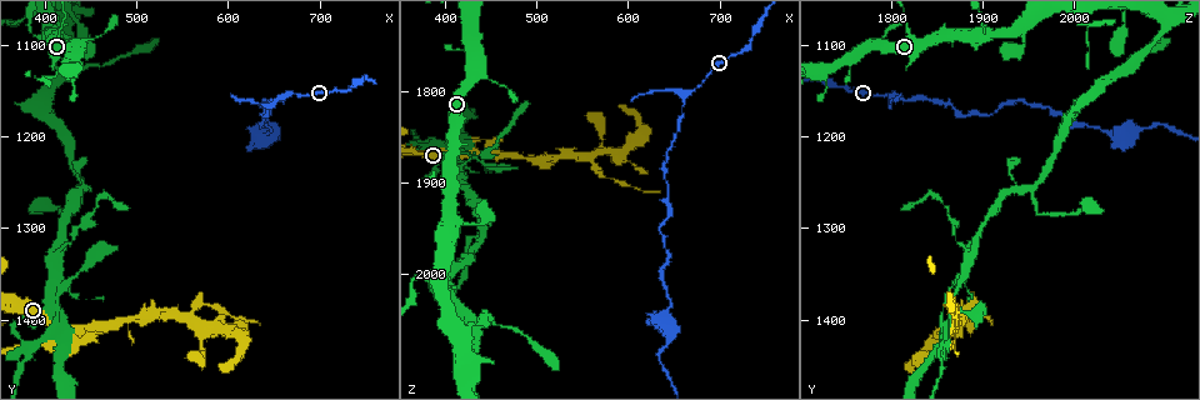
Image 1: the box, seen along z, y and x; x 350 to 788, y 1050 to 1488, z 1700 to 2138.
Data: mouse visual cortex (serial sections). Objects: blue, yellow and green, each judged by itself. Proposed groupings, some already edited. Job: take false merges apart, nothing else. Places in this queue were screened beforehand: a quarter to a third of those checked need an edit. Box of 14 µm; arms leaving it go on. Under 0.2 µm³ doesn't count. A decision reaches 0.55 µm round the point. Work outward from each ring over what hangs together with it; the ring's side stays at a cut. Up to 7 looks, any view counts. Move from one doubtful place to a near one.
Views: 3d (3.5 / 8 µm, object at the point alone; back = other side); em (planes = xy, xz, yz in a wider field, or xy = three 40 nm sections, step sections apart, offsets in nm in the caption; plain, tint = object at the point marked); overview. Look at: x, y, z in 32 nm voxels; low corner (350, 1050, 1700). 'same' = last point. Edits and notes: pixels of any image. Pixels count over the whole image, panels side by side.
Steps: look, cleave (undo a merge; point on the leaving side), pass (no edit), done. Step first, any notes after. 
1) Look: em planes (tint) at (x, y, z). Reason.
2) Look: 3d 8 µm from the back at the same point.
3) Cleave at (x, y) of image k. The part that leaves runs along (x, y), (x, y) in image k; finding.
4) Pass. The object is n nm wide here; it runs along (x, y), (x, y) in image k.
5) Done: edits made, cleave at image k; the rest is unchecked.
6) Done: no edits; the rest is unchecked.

Look: 3d 3.5 µm at (640, 1180, 1875). Sharp bend.

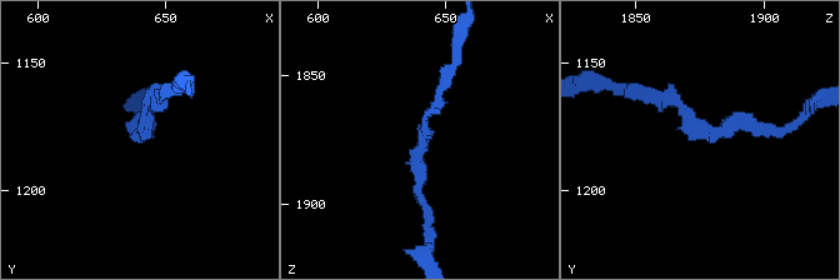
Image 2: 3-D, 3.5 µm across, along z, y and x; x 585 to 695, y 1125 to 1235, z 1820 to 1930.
Look: em xy step 2 (tint) at (641, 1178, 1875). The arms are 150, 150 nm wide.

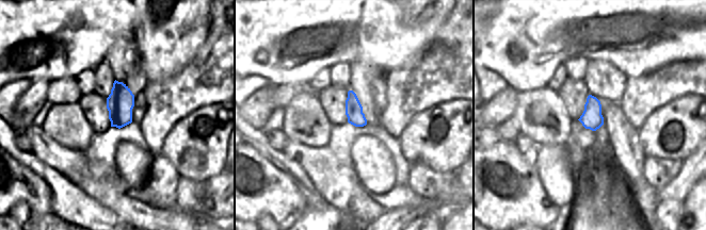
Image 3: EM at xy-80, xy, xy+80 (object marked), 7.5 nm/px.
Pass. It runs along (644, 93), (675, 96), (701, 135), (771, 128) in image 2; continuous, no second cell.

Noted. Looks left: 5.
Look: 3d 3.5 µm at (640, 1205, 2050). Sharp bend.

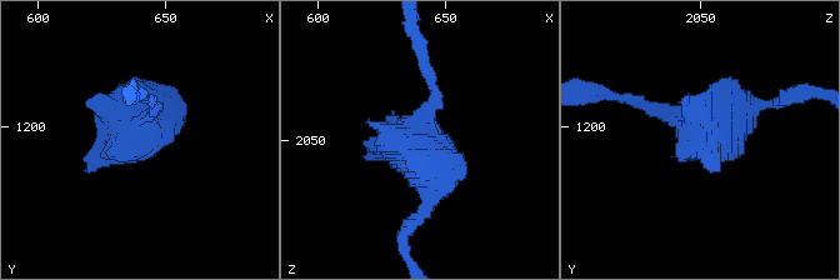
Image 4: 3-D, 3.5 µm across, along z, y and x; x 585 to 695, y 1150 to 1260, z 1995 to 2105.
Look: em planes (tint) at (639, 1202, 2049).

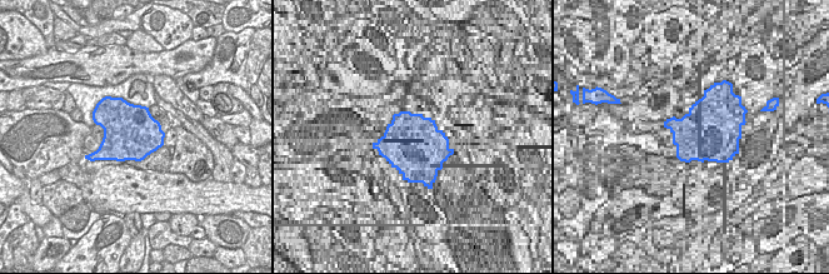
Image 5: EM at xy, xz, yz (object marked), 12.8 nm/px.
Look: em xy step 2 (tint) at the same point.

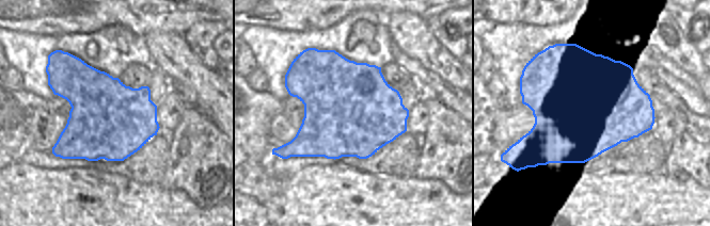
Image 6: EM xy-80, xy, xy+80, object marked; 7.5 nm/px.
Pass. It runs along (428, 74), (424, 209) in image 4; all the same cell.

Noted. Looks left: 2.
Done: no edits; the rest is unchecked.

